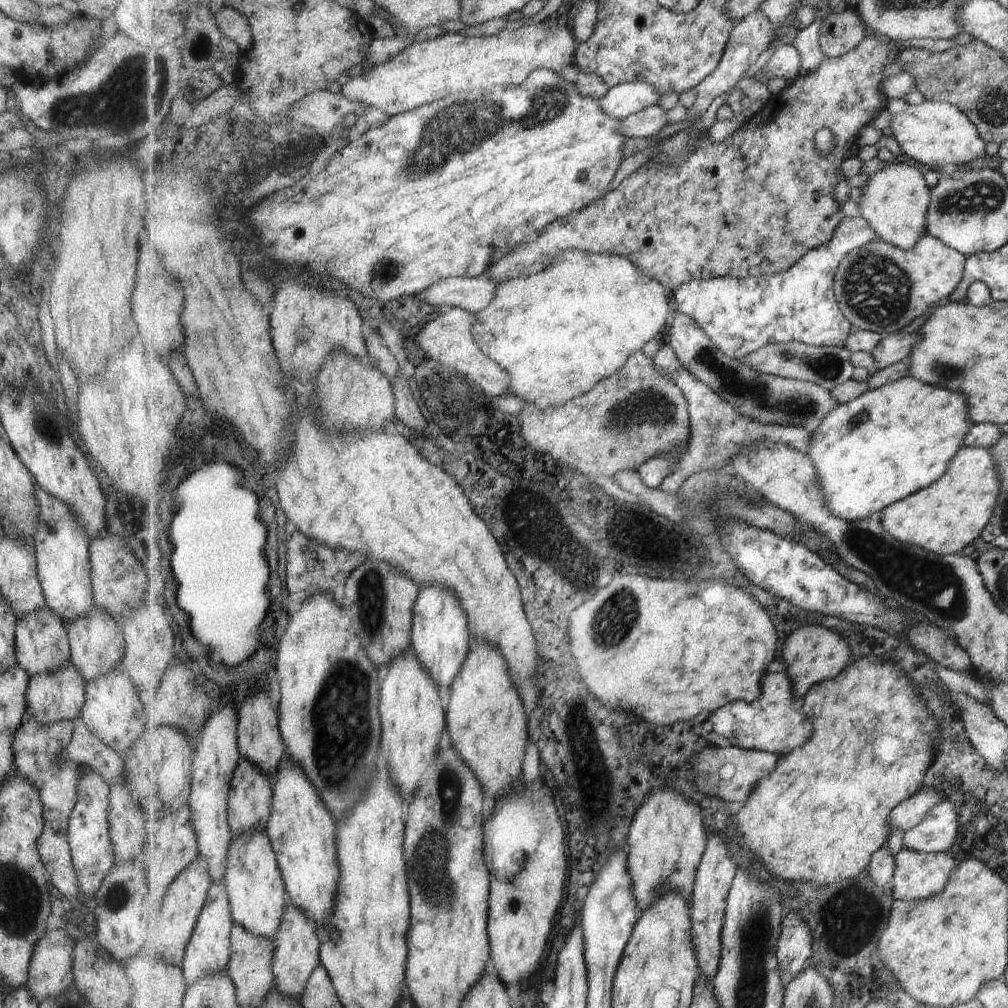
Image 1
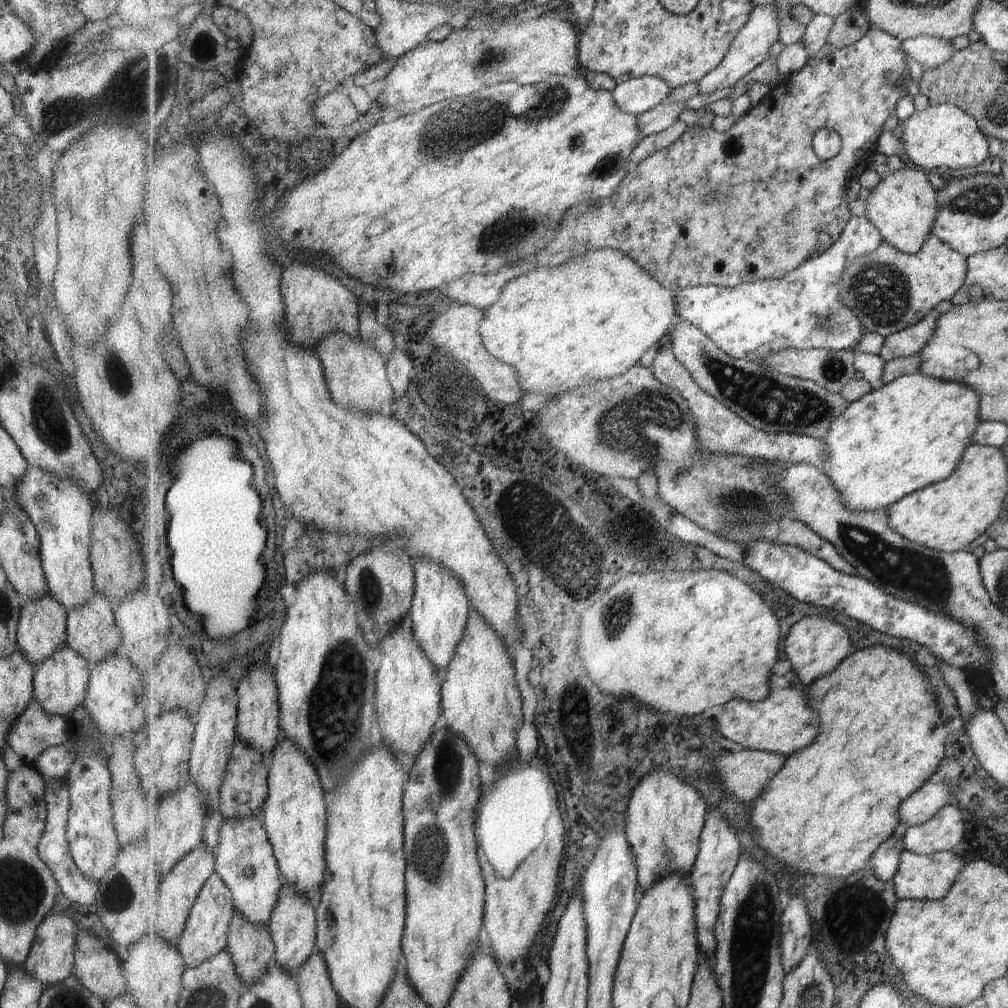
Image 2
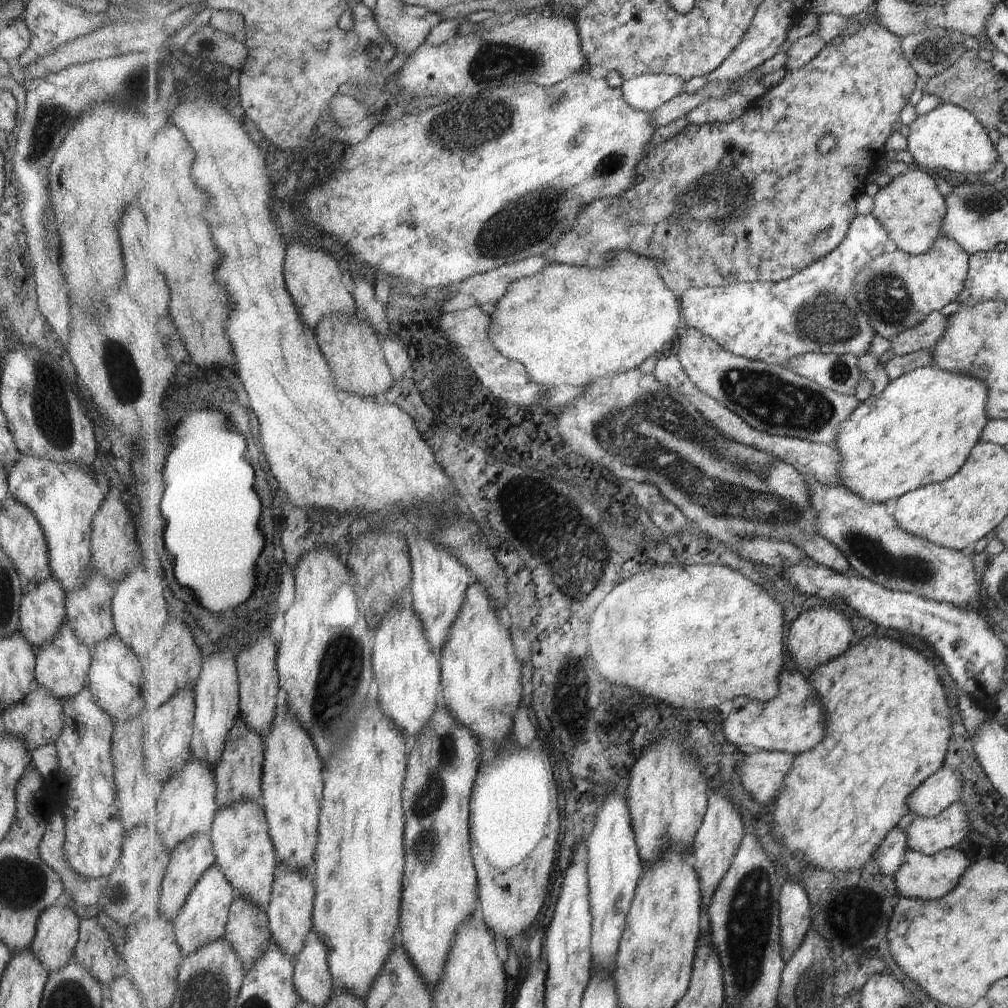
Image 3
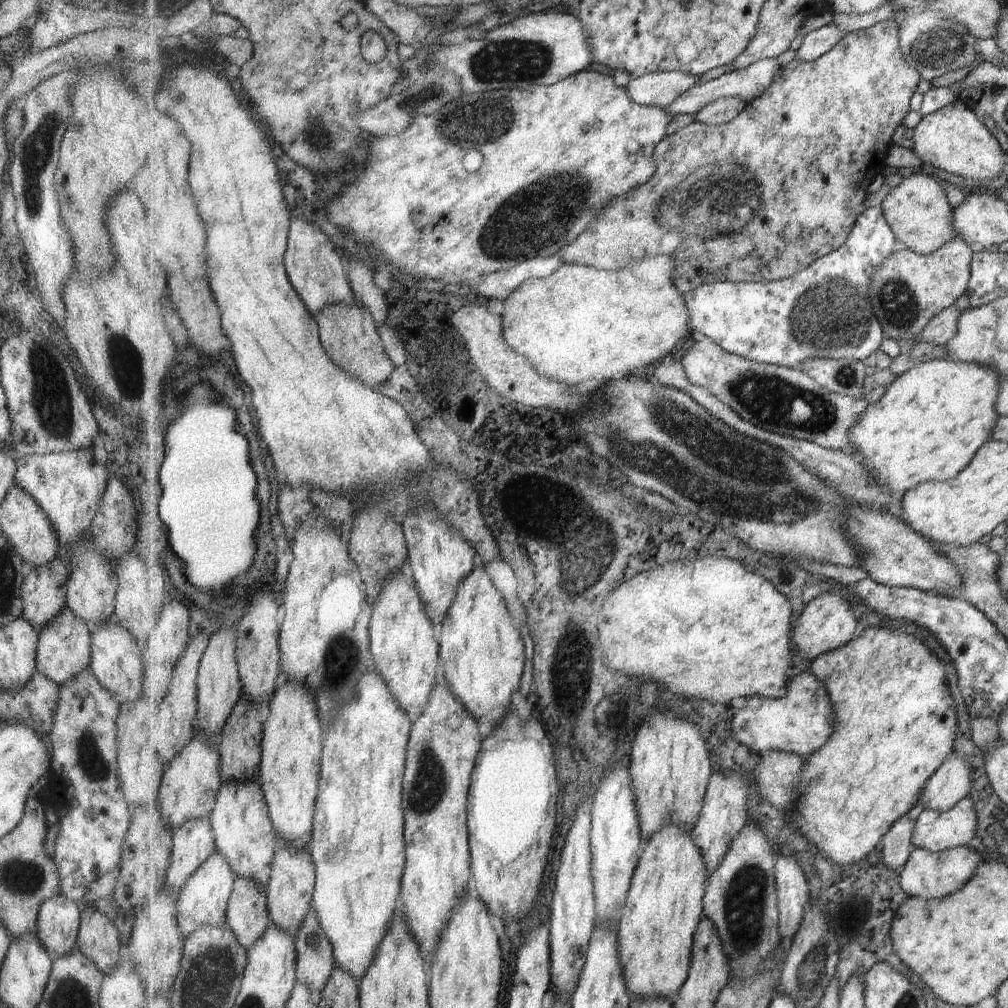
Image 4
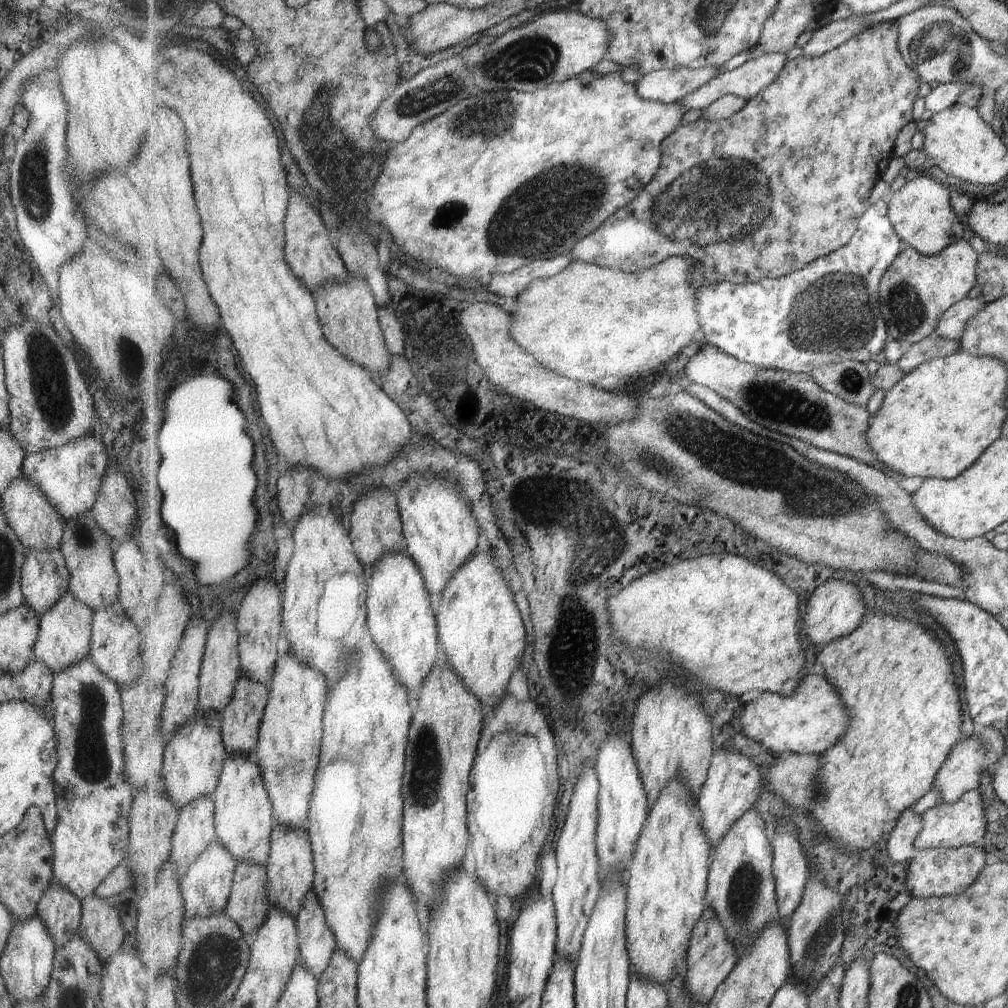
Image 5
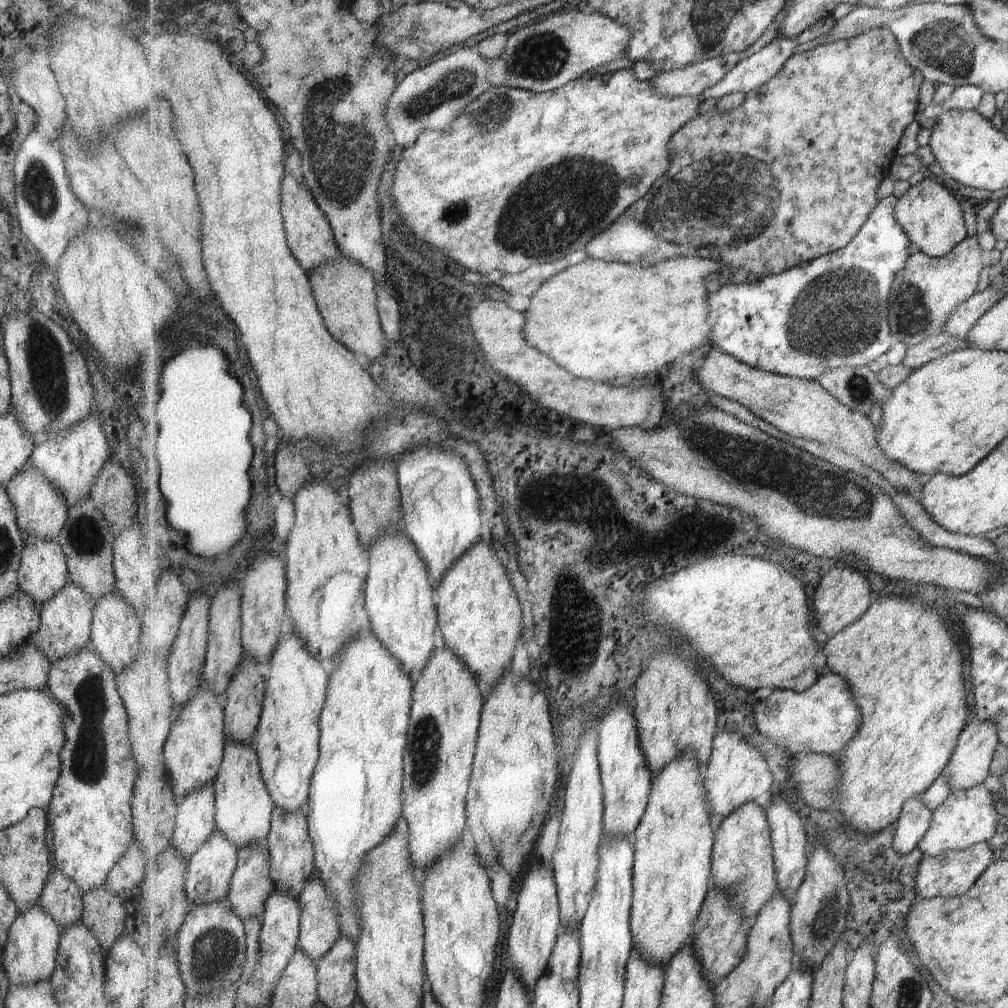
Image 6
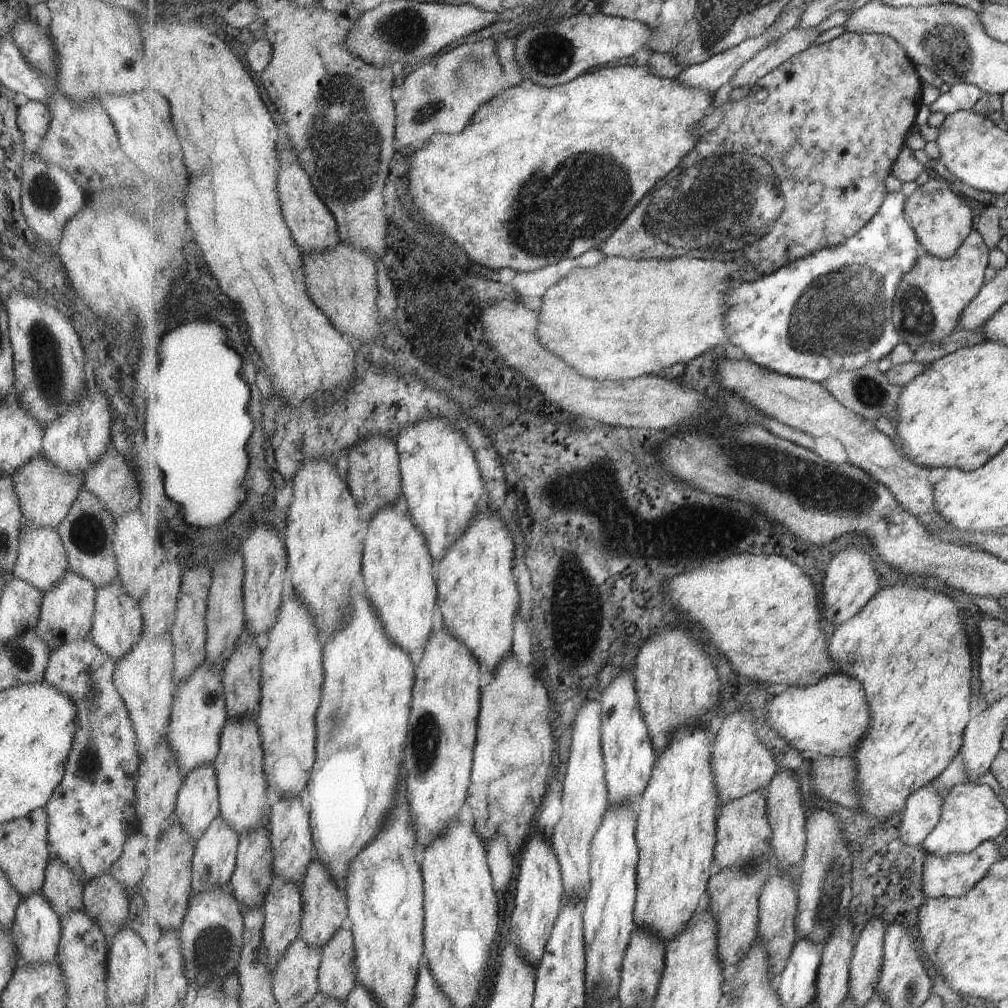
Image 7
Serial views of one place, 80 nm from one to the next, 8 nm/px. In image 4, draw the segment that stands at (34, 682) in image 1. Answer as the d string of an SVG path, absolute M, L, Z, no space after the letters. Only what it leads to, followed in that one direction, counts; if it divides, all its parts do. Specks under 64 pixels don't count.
M64 606L49 622L46 622L43 628L38 630L35 670L45 678L51 679L57 686L62 685L87 668L90 661L90 639L91 628L87 626L87 623L77 618L77 615L74 615L69 607Z

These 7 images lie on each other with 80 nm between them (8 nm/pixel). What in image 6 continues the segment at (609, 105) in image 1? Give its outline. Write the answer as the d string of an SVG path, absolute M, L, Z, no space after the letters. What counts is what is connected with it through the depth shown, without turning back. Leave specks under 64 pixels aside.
M738 54L689 65L684 69L662 71L652 77L652 90L661 97L698 97L707 88L723 80L739 60Z

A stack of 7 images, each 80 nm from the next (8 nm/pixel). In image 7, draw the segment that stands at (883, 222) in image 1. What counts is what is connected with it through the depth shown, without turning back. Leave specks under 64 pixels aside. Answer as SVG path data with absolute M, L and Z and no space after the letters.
M933 176L908 197L905 205L905 216L928 254L938 259L951 257L964 238L972 232L971 210L965 206L965 202L959 196L955 196L949 190L948 183L939 176Z

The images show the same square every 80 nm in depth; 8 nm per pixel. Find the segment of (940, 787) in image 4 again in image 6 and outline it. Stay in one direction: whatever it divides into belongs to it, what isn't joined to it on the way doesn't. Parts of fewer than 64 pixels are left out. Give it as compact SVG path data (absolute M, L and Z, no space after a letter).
M976 718L964 727L956 748L943 770L949 791L962 791L983 784L998 741L990 721Z

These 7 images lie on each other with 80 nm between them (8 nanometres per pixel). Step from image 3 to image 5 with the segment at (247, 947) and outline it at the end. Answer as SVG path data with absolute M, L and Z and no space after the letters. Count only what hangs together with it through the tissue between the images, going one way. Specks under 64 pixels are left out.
M239 861L232 896L224 910L250 940L260 932L273 908L270 903L269 877L265 865Z

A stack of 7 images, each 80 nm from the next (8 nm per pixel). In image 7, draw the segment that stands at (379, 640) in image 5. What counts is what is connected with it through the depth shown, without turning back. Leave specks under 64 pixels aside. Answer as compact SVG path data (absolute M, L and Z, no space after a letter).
M404 499L389 507L384 507L368 522L368 535L364 550L364 583L366 596L376 610L376 616L385 627L388 637L407 654L415 650L424 652L432 638L435 626L435 600L437 600L438 584L433 576L435 560L430 553L424 534L412 521L410 510L404 504Z

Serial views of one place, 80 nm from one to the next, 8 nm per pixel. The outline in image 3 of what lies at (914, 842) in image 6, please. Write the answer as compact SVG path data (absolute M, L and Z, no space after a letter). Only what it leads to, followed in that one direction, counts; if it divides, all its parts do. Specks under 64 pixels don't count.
M896 828L882 842L880 849L873 856L873 860L876 860L878 870L881 872L888 875L897 874L905 862L908 850L907 831Z

